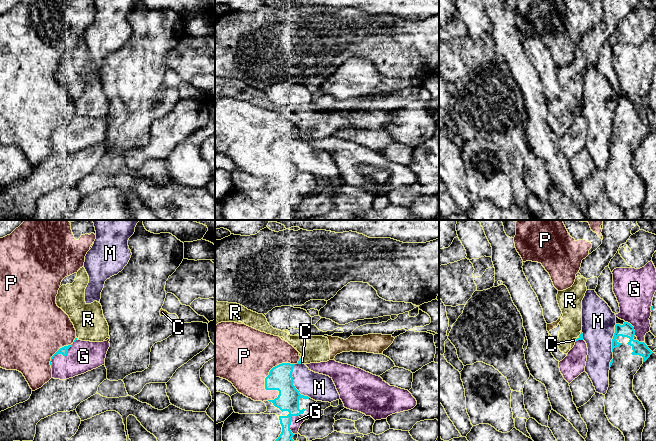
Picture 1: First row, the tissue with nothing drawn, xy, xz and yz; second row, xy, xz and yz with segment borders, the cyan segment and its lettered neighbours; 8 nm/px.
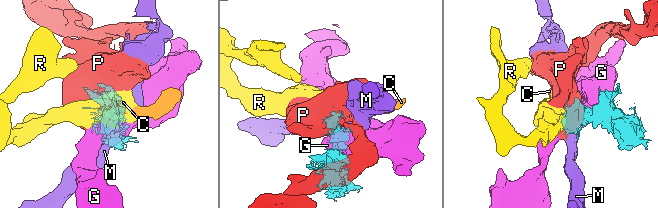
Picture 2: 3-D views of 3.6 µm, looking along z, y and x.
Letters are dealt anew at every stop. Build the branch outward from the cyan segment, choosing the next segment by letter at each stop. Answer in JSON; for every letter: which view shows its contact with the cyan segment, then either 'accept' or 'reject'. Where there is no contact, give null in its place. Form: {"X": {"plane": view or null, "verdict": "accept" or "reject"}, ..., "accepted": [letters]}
{"C": {"plane": "xz", "verdict": "reject"}, "G": {"plane": "xy", "verdict": "reject"}, "M": {"plane": "xz", "verdict": "reject"}, "P": {"plane": "xz", "verdict": "accept"}, "R": {"plane": "yz", "verdict": "reject"}, "accepted": ["P"]}

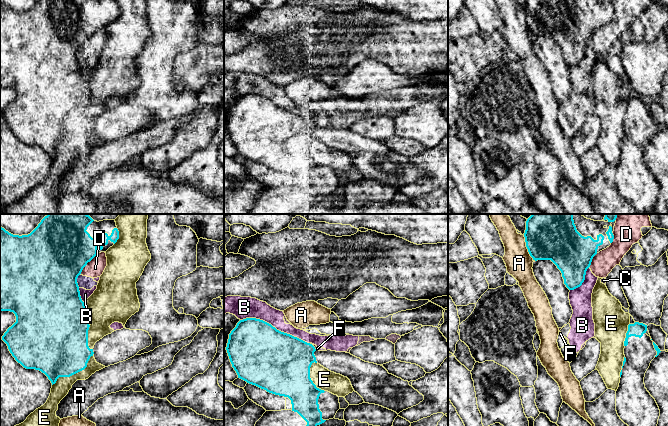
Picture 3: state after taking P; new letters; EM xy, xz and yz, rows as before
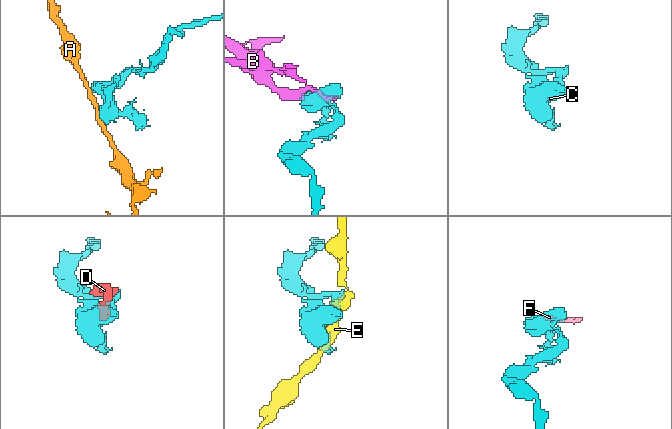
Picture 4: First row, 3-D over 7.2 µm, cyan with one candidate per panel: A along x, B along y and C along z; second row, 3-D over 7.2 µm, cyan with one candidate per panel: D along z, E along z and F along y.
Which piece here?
{"A": {"plane": "yz", "verdict": "reject"}, "B": {"plane": "xz", "verdict": "reject"}, "C": {"plane": "xy", "verdict": "reject"}, "D": {"plane": "xy", "verdict": "reject"}, "E": {"plane": "xy", "verdict": "reject"}, "F": {"plane": "xz", "verdict": "reject"}, "accepted": []}

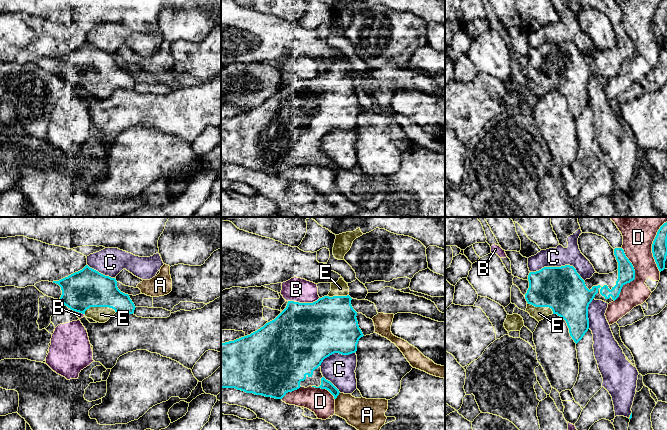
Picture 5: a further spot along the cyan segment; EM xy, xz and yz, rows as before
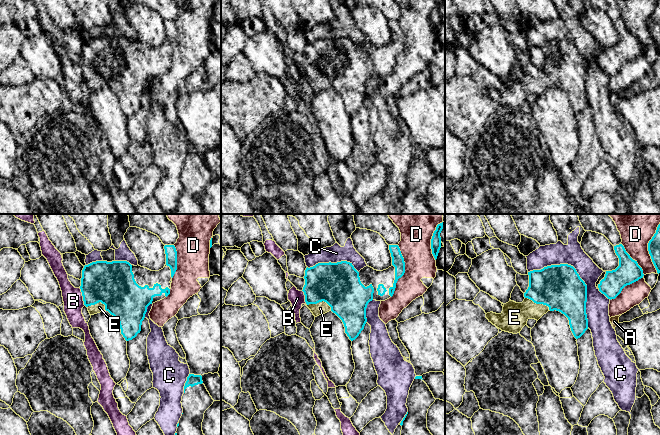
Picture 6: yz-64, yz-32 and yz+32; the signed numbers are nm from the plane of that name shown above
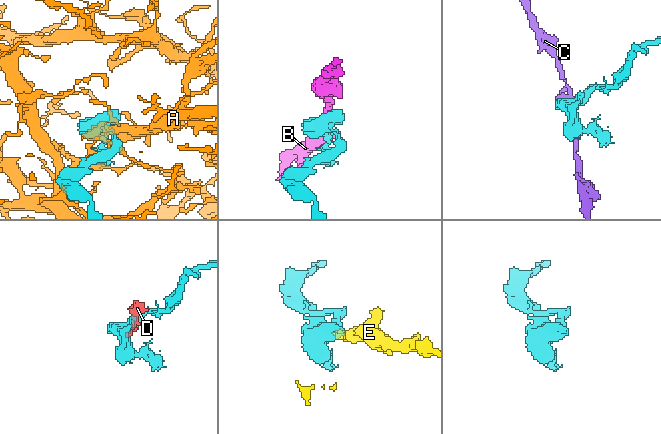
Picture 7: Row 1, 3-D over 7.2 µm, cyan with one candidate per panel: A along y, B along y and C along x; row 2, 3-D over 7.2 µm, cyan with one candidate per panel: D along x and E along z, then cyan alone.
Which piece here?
{"A": {"plane": "xz", "verdict": "reject"}, "B": {"plane": "xz", "verdict": "reject"}, "C": {"plane": "yz", "verdict": "reject"}, "D": {"plane": "yz", "verdict": "reject"}, "E": {"plane": "xy", "verdict": "accept"}, "accepted": ["E"]}

